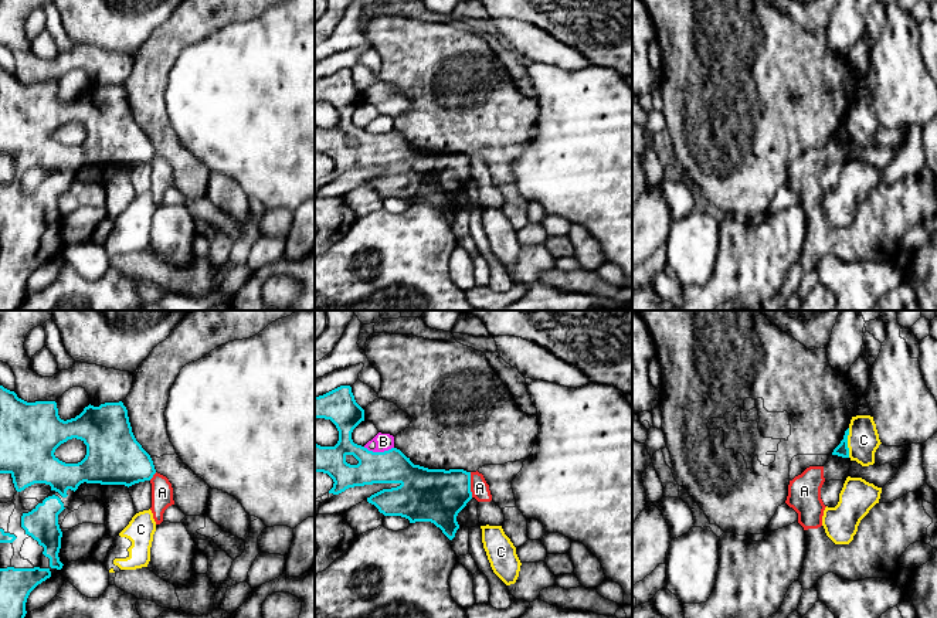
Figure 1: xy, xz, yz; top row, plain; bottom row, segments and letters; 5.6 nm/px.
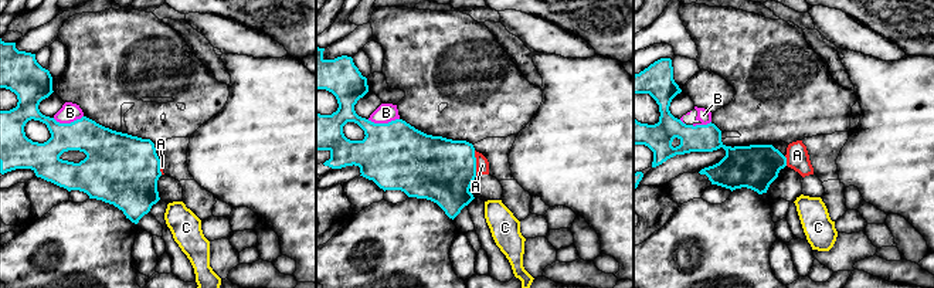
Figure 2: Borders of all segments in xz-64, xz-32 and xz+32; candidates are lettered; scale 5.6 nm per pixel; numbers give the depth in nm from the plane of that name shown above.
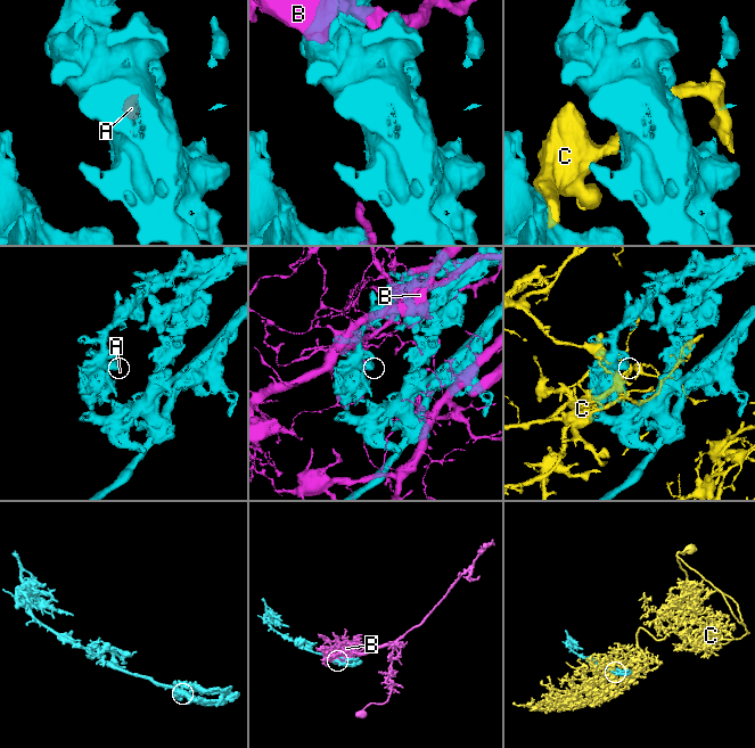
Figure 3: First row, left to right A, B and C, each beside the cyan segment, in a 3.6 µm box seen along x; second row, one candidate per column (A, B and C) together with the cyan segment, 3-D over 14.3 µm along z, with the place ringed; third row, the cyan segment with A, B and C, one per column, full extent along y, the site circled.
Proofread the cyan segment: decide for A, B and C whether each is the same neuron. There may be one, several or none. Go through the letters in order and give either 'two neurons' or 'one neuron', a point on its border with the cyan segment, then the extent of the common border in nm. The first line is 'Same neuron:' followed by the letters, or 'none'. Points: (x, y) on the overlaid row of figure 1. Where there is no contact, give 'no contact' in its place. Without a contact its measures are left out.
Same neuron: none
A: two neurons | xz (469, 485) | 140 nm
B: two neurons | xz (379, 452) | 180 nm
C: two neurons | yz (846, 442) | 170 nm

